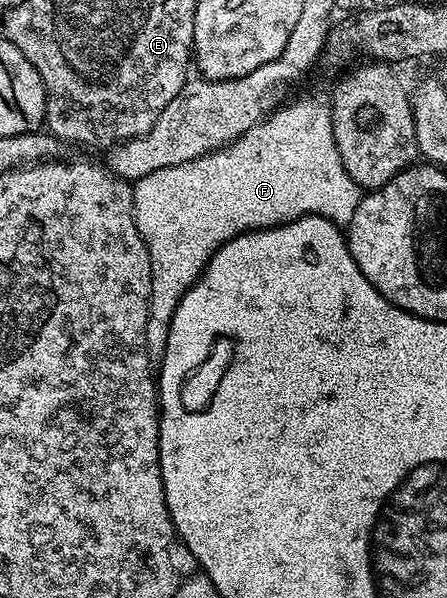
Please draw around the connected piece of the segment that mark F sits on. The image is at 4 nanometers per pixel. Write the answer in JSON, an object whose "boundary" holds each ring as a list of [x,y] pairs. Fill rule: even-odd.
{"boundary":[[[305,97],[290,103],[289,106],[282,106],[273,109],[272,113],[263,122],[259,122],[254,128],[250,128],[250,132],[246,132],[240,138],[235,138],[227,146],[223,146],[218,150],[211,150],[209,154],[203,154],[186,163],[174,164],[170,168],[158,168],[158,172],[150,172],[150,176],[135,179],[132,186],[134,216],[136,217],[136,227],[144,241],[144,247],[148,249],[150,272],[152,273],[152,299],[148,301],[146,344],[148,345],[148,355],[153,360],[164,357],[172,317],[182,300],[182,296],[195,284],[205,266],[208,265],[208,261],[214,256],[214,252],[226,245],[231,238],[236,238],[247,230],[267,230],[269,226],[280,226],[284,222],[293,222],[307,214],[317,214],[323,218],[329,218],[341,228],[347,227],[348,221],[354,216],[356,205],[359,204],[362,197],[362,191],[359,184],[346,172],[346,168],[342,170],[324,170],[324,158],[304,158],[304,154],[288,154],[288,138],[300,138],[300,134],[288,134],[288,130],[316,130],[316,122],[324,122],[324,126],[328,126],[332,123],[332,114],[324,114],[324,110],[320,110],[320,106],[312,106],[312,102],[307,102]],[[312,110],[320,110],[320,118],[316,118],[316,114],[312,114]]]}

